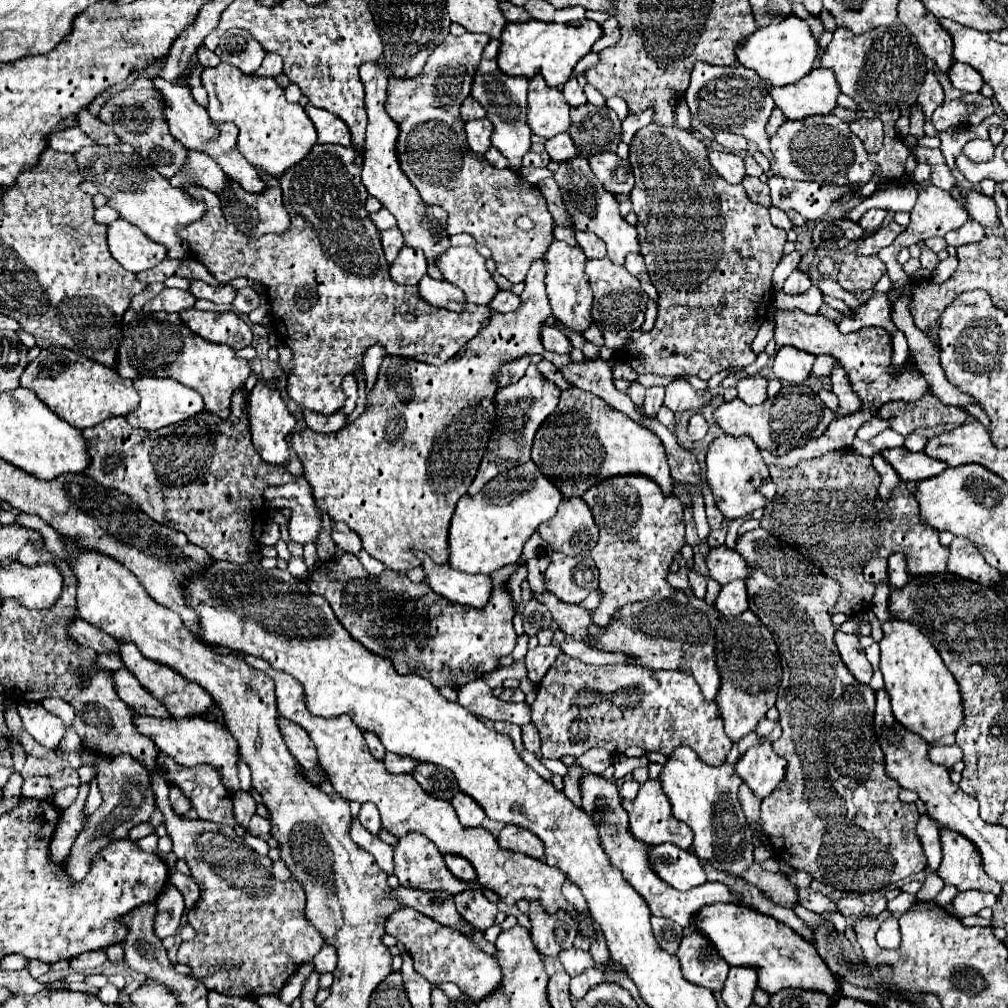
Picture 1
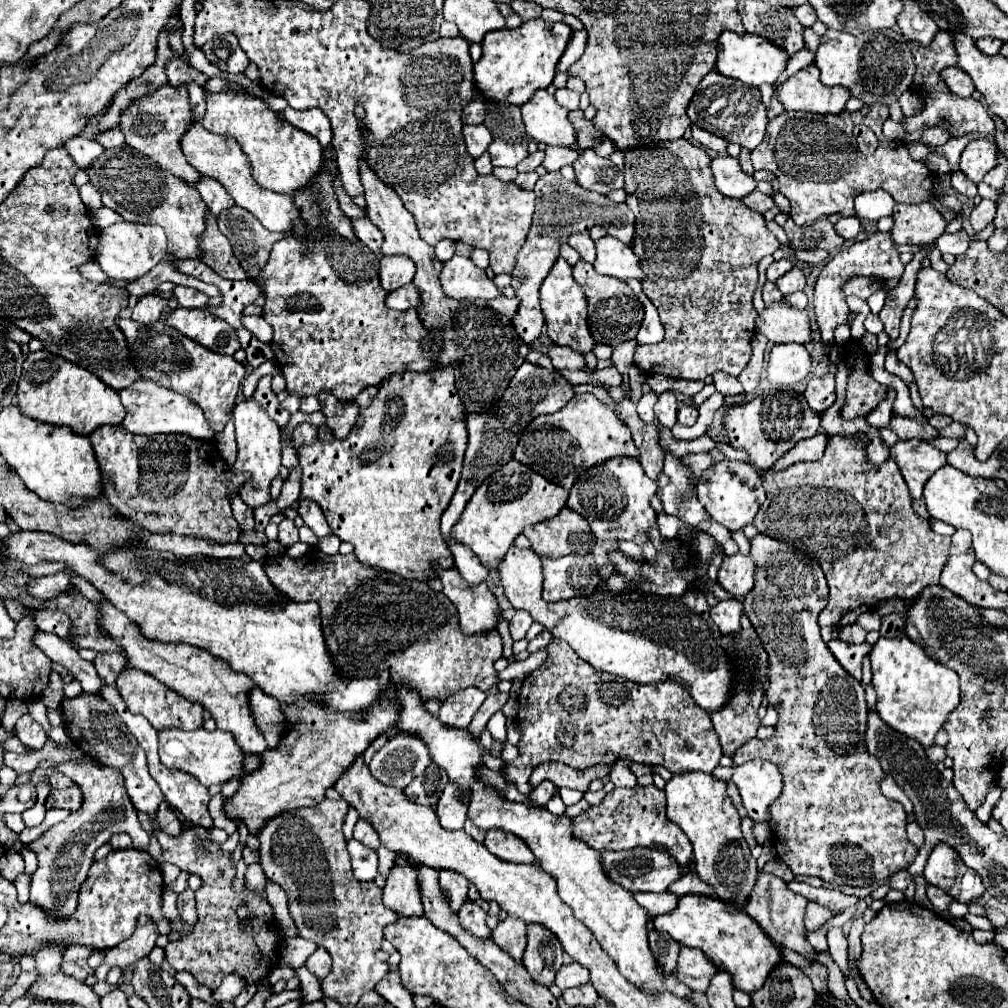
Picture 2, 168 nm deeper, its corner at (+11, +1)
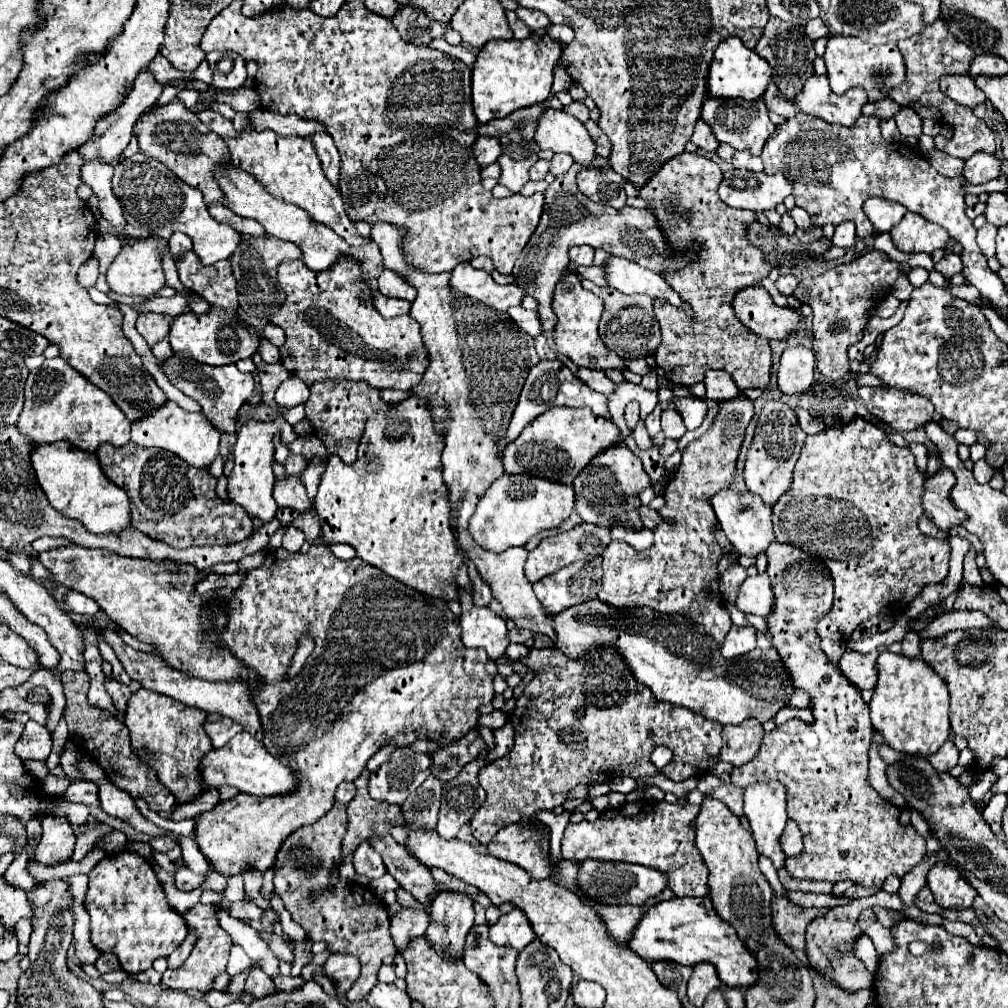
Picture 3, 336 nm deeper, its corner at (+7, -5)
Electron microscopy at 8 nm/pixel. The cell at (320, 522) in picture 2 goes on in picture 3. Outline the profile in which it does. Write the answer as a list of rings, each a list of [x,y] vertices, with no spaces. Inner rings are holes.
[[[287,476],[285,480],[277,480],[275,484],[275,500],[283,508],[293,508],[297,512],[313,510],[313,504],[305,492],[305,486],[295,476]]]

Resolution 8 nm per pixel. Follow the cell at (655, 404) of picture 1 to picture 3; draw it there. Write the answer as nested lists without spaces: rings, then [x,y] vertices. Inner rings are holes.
[[[655,406],[655,410],[645,418],[649,436],[655,436],[655,434],[661,430],[661,428],[659,428],[659,418],[661,418],[661,406]]]

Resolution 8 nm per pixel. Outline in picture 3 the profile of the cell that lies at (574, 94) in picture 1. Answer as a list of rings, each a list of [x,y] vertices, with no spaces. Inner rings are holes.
[[[573,102],[573,104],[565,106],[563,110],[565,110],[567,114],[571,114],[571,116],[575,116],[575,118],[577,118],[577,120],[581,120],[581,122],[589,120],[589,110],[587,110],[587,106],[585,106],[585,104],[581,104],[581,102]]]

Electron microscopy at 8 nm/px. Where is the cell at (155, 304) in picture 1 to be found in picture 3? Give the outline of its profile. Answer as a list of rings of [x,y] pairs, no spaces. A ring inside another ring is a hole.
[[[141,312],[139,318],[137,318],[137,332],[147,340],[149,346],[153,346],[155,342],[163,340],[169,334],[171,320],[173,318],[167,318],[165,314]]]

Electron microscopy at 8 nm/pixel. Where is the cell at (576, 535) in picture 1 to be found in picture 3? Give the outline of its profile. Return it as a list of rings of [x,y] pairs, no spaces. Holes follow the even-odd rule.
[[[581,522],[579,526],[563,532],[563,534],[557,534],[557,536],[551,536],[551,538],[543,538],[539,542],[539,546],[529,552],[529,558],[527,558],[527,564],[525,564],[525,576],[529,582],[537,582],[539,578],[545,578],[557,570],[561,570],[563,566],[571,564],[571,562],[577,562],[577,560],[591,560],[599,554],[603,554],[605,546],[611,542],[611,536],[609,536],[609,530],[607,528],[599,528],[595,524],[585,524]]]

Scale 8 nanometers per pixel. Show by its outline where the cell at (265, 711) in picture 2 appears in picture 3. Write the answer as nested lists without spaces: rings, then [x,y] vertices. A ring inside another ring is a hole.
[[[105,628],[105,630],[99,630],[107,642],[111,644],[111,648],[115,650],[115,654],[119,656],[125,672],[137,680],[143,688],[147,690],[153,690],[153,692],[159,692],[159,694],[165,694],[177,702],[185,702],[187,706],[195,706],[195,708],[201,708],[205,712],[217,712],[221,716],[227,716],[231,720],[235,720],[237,724],[243,726],[245,732],[249,732],[255,740],[263,740],[263,726],[261,726],[261,718],[257,714],[257,706],[251,698],[251,688],[247,682],[209,682],[209,680],[203,680],[203,678],[195,678],[187,672],[181,672],[181,670],[175,670],[171,666],[167,666],[157,654],[153,652],[139,652],[139,650],[133,650],[129,644],[125,644],[115,630],[111,628]]]

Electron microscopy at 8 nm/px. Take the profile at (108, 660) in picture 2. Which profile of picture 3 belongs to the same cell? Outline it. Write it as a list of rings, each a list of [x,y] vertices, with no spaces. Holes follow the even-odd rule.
[[[107,678],[107,680],[105,680],[105,688],[107,688],[107,692],[111,694],[111,698],[113,698],[115,706],[119,708],[119,712],[123,712],[123,710],[125,710],[125,704],[127,704],[127,698],[131,696],[129,686],[117,682],[115,678]]]

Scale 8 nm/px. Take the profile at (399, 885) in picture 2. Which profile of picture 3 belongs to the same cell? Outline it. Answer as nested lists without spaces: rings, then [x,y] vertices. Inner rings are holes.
[[[403,906],[391,916],[391,936],[395,938],[397,950],[401,950],[411,938],[425,934],[429,914],[425,910],[413,910]]]

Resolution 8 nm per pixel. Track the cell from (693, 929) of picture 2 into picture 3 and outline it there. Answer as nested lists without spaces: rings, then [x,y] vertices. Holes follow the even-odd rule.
[[[673,898],[647,908],[629,940],[629,948],[649,962],[673,960],[685,966],[711,962],[717,968],[721,982],[729,988],[745,990],[755,986],[757,980],[755,954],[741,938],[737,938],[735,928],[715,914],[709,898]]]

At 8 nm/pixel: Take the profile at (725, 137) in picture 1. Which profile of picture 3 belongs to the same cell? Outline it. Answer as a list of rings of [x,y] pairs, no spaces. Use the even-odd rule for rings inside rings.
[[[703,120],[695,124],[695,132],[691,136],[691,142],[697,144],[705,152],[715,152],[719,148],[719,140],[715,138],[715,134],[711,134],[711,128]]]

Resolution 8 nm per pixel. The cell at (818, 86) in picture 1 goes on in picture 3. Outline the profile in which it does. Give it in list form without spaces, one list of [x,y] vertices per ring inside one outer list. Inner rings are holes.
[[[817,74],[807,78],[803,90],[795,96],[799,112],[841,126],[853,126],[861,116],[861,108],[865,102],[867,102],[865,90],[851,88],[845,94],[833,94],[827,78]]]

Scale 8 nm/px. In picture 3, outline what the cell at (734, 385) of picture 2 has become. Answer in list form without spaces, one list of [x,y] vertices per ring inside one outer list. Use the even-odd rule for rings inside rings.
[[[711,370],[705,374],[705,388],[707,400],[731,400],[737,398],[741,394],[741,390],[735,386],[735,382],[731,380],[731,374],[727,374],[725,370]]]

